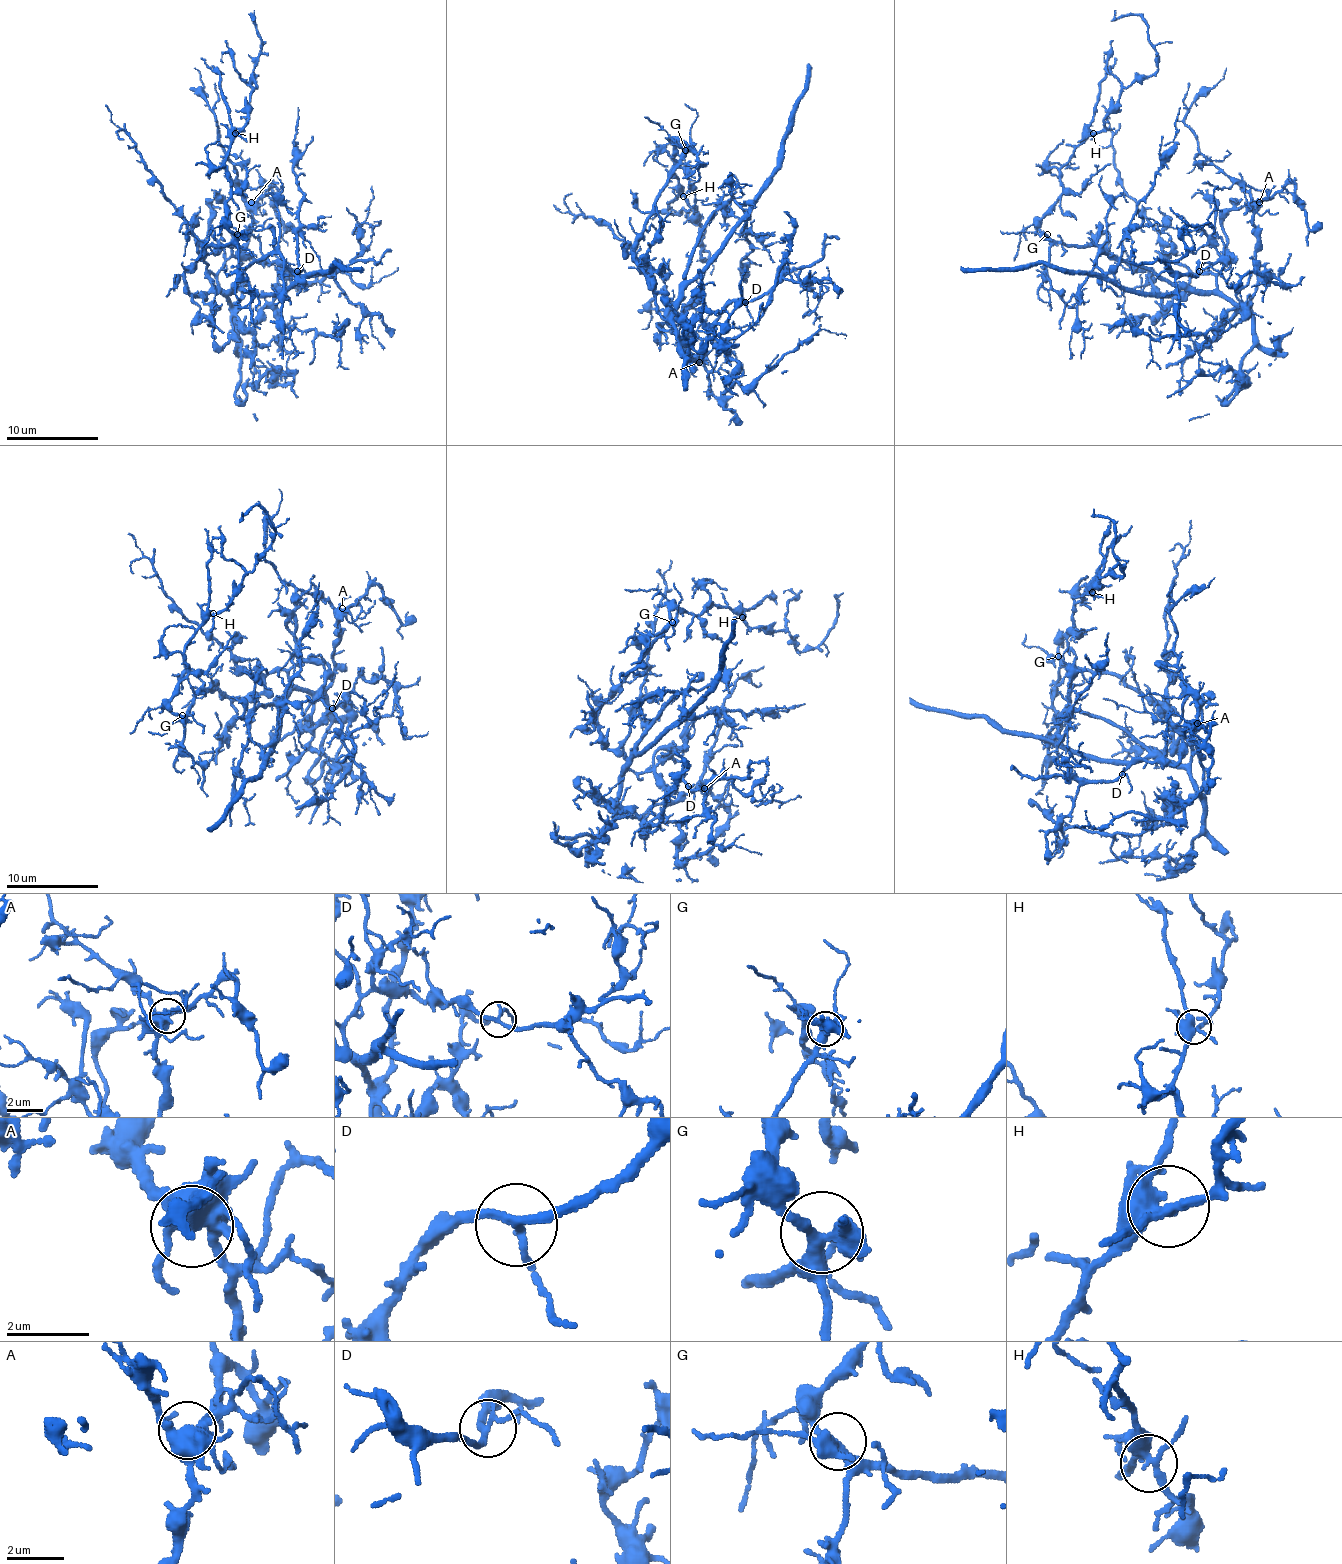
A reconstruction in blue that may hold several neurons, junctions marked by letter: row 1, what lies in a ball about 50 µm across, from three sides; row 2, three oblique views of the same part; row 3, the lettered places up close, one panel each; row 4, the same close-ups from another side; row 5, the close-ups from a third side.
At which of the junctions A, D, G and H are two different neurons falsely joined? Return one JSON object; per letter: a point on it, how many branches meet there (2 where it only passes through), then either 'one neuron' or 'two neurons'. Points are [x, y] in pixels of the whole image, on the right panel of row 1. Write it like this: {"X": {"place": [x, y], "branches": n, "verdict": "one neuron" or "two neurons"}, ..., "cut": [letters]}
{"A": {"place": [1259, 202], "branches": 6, "verdict": "one neuron"}, "D": {"place": [1199, 271], "branches": 3, "verdict": "one neuron"}, "G": {"place": [1047, 234], "branches": 5, "verdict": "one neuron"}, "H": {"place": [1093, 133], "branches": 5, "verdict": "one neuron"}, "cut": []}

